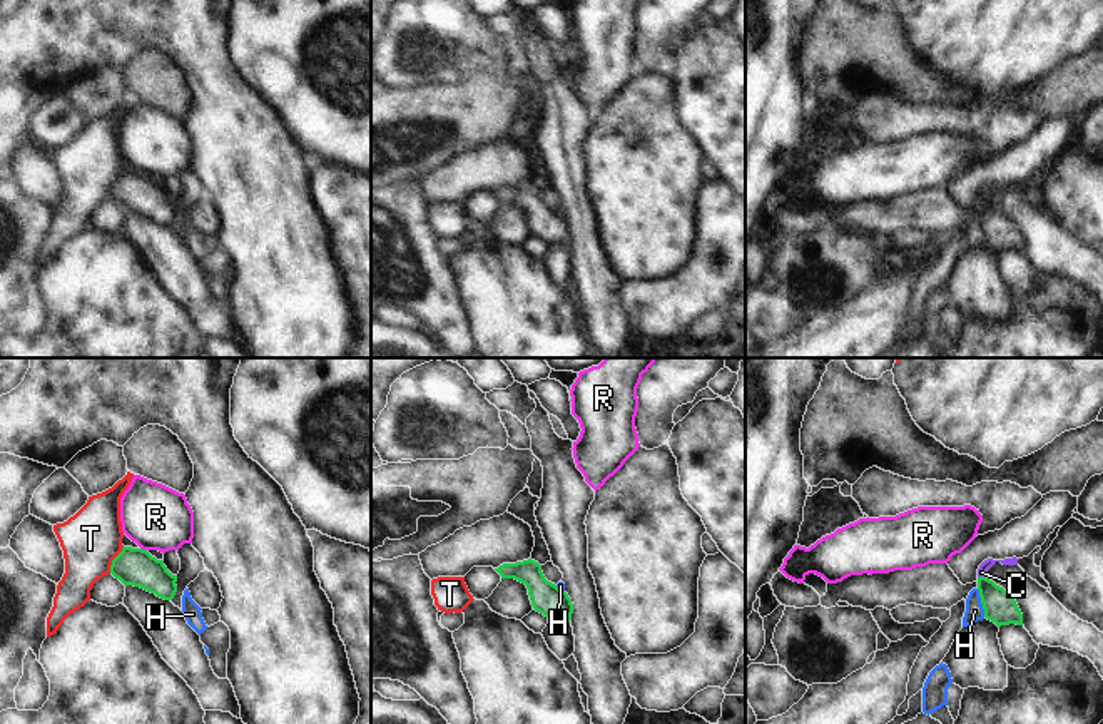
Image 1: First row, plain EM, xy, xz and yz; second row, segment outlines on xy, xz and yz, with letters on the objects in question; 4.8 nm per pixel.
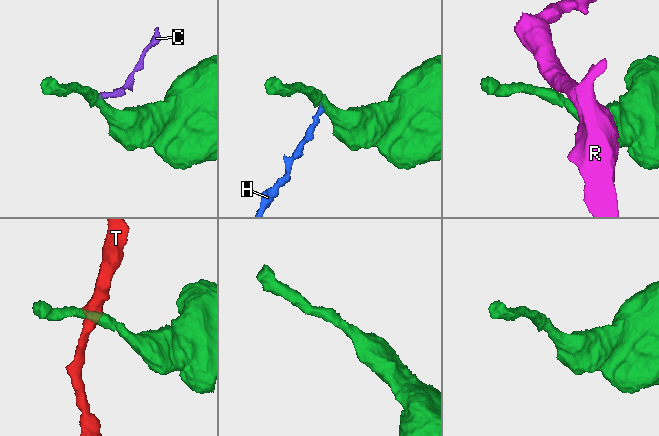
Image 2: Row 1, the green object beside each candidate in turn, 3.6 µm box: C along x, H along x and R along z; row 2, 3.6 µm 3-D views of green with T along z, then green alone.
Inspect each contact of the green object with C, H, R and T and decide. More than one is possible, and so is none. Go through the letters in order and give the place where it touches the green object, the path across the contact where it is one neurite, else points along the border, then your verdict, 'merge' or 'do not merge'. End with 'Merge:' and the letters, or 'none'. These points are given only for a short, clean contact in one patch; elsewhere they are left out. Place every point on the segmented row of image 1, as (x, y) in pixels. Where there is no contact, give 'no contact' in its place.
C: contact yz (981, 577); border yz (978, 576), (985, 577); do not merge
H: contact yz (981, 602); border yz (976, 589), (985, 616); do not merge
R: contact xy (144, 550); do not merge
T: contact xy (112, 560); border xy (124, 547), (112, 560), (109, 572); do not merge
Merge: none

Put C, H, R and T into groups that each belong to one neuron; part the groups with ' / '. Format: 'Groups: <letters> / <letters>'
Groups: C H / R / T

